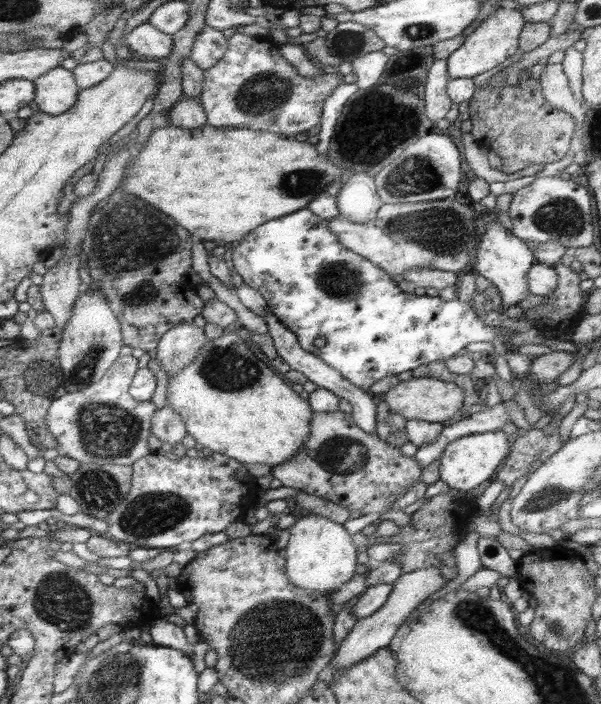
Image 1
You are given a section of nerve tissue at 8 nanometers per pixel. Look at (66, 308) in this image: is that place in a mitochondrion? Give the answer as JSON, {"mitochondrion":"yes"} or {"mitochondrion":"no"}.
{"mitochondrion":"no"}

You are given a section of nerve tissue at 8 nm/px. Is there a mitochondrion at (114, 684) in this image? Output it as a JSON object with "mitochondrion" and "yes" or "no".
{"mitochondrion":"yes"}

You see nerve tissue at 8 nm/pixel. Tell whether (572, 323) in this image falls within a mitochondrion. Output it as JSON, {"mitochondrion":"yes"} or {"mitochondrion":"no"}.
{"mitochondrion":"no"}

